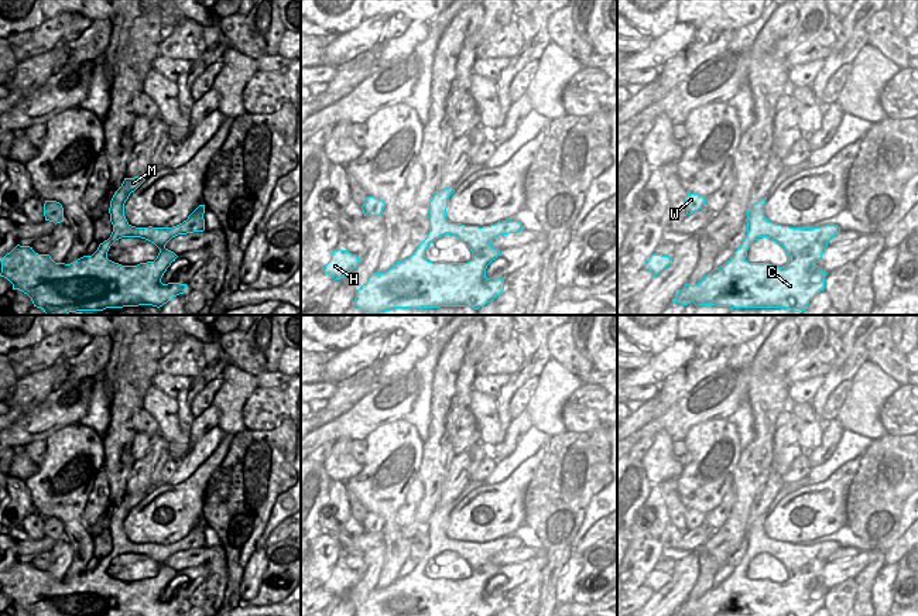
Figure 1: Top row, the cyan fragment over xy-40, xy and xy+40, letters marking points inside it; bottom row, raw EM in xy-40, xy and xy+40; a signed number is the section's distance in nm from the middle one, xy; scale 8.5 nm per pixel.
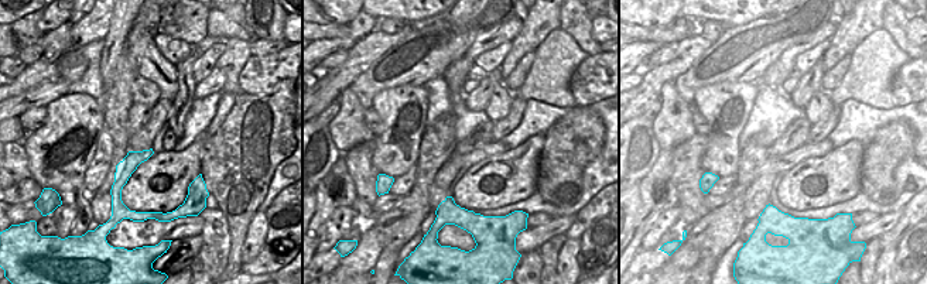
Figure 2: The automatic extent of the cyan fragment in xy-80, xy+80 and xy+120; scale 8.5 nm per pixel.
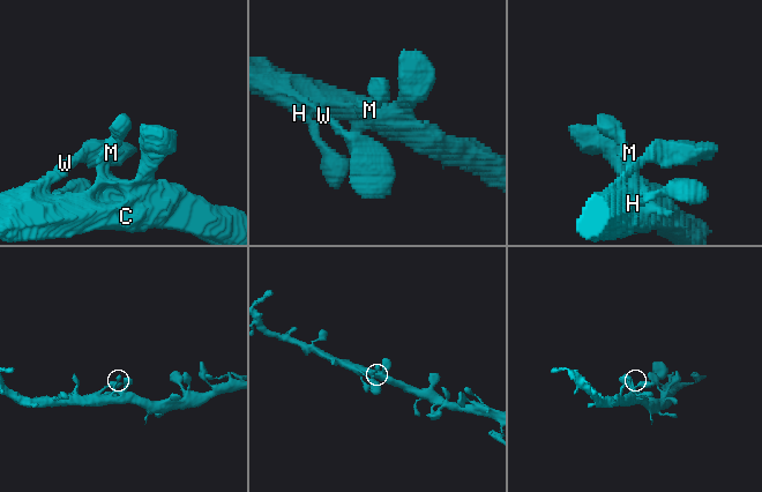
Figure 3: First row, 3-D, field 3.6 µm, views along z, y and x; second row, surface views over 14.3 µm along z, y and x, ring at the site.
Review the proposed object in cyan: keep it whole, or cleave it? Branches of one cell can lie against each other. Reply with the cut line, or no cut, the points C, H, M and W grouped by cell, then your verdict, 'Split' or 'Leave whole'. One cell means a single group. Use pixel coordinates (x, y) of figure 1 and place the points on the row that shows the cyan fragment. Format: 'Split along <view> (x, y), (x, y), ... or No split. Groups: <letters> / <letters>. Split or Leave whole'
No split. Groups: C H M W. Leave whole.

